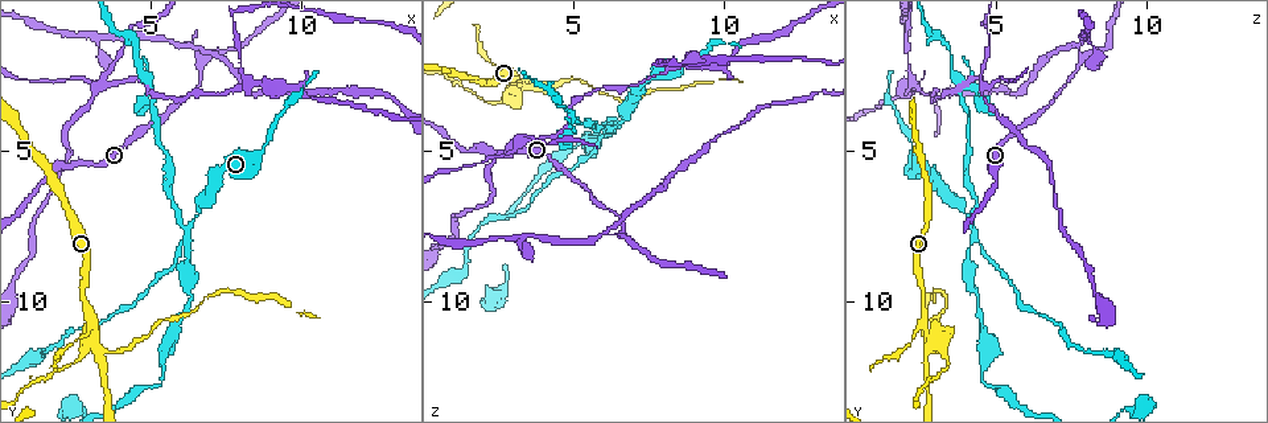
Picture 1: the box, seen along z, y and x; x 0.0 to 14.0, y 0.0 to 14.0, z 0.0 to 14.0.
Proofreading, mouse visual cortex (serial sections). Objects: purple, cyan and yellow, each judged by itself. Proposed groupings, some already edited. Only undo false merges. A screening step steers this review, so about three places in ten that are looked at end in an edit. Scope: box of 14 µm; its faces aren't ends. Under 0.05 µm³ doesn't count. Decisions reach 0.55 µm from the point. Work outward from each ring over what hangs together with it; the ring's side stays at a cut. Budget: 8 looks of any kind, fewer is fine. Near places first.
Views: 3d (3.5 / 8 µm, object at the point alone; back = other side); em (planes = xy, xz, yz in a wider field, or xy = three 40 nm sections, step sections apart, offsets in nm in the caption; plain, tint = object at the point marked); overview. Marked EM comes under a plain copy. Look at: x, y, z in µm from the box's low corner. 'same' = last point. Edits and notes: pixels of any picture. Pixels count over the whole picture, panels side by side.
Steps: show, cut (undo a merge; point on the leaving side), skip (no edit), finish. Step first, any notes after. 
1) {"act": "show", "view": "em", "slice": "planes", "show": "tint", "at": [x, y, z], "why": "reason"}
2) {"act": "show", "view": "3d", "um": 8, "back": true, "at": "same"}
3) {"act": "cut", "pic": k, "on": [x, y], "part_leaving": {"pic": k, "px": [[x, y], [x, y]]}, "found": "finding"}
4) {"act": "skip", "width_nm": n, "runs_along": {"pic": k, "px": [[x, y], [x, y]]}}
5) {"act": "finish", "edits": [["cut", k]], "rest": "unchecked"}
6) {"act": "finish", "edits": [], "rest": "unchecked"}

{"act": "show", "view": "3d", "um": 3.5, "back": true, "at": [8.8, 4.8, 2.1], "why": "a narrow waist"}

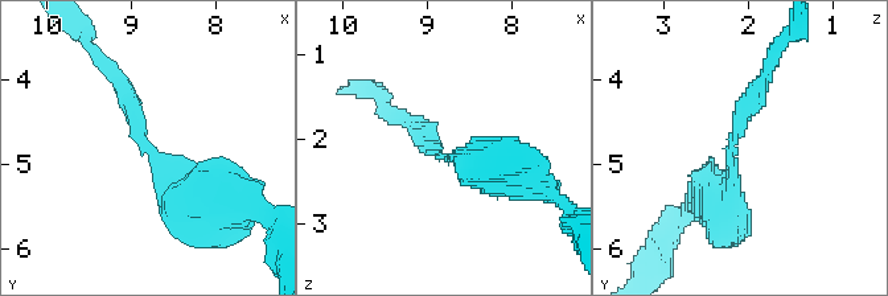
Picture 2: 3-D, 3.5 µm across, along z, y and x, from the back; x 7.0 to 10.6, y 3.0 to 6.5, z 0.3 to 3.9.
{"act": "show", "view": "em", "slice": "xy", "step": 5, "show": "tint", "at": [8.80, 4.85, 2.25]}

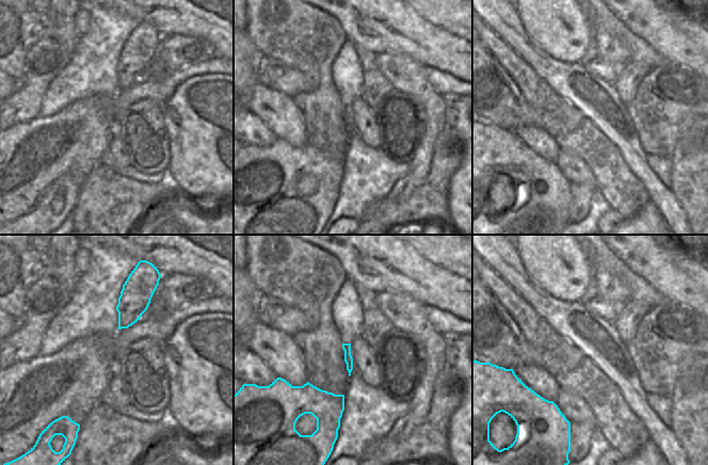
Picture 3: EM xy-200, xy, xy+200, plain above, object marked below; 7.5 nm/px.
{"act": "skip", "width_nm": 60, "runs_along": {"pic": 2, "px": [[233, 202], [143, 149], [118, 81]]}, "found": "continuous, no second cell"}

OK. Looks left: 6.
{"act": "show", "view": "3d", "um": 3.5, "at": [6.2, 7.6, 4.2], "why": "looks like a crossing"}

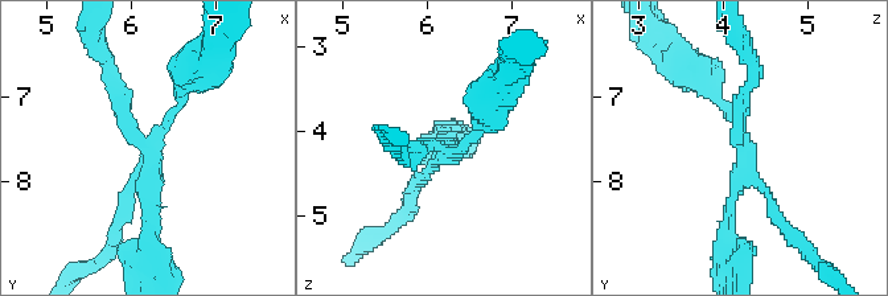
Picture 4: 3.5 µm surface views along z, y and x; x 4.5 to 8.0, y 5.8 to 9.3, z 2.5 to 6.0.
{"act": "show", "view": "em", "slice": "xy", "step": 2, "show": "tint", "at": [6.25, 7.60, 4.30], "arms": 4, "arm_widths_nm": [150, 150, 150, 200]}

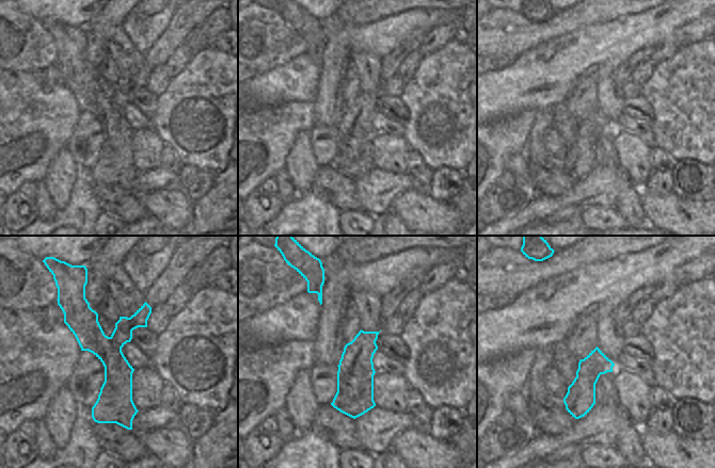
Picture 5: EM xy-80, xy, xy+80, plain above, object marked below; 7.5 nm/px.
{"act": "cut", "pic": 4, "on": [147, 221], "part_leaving": {"pic": 4, "px": [[149, 148], [157, 270]]}, "found": "two cells meet here"}

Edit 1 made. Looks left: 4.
{"act": "show", "view": "overview", "why": "see it whole again"}

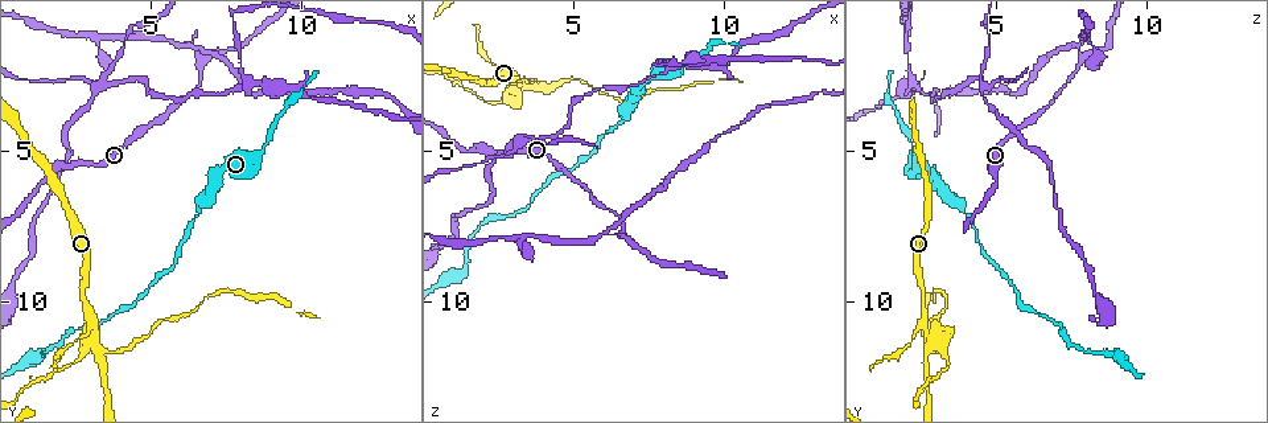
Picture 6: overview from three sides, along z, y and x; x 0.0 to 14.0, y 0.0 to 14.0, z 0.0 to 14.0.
{"act": "show", "view": "3d", "um": 8, "at": [3.1, 11.0, 2.8], "why": "small branch off a trunk"}

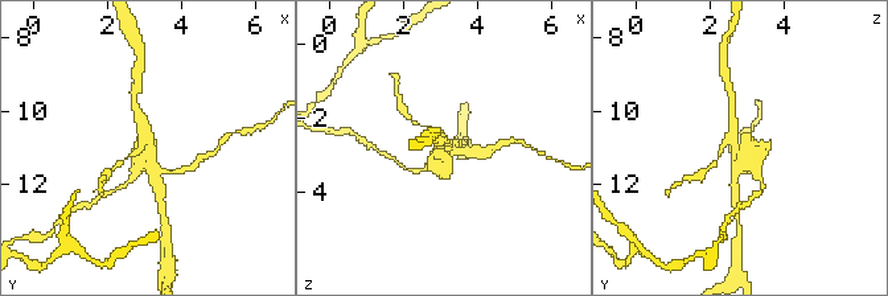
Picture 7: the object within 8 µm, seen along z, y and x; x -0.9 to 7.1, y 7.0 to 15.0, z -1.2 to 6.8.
{"act": "show", "view": "3d", "um": 3.5, "at": [3.2, 11.2, 2.7]}

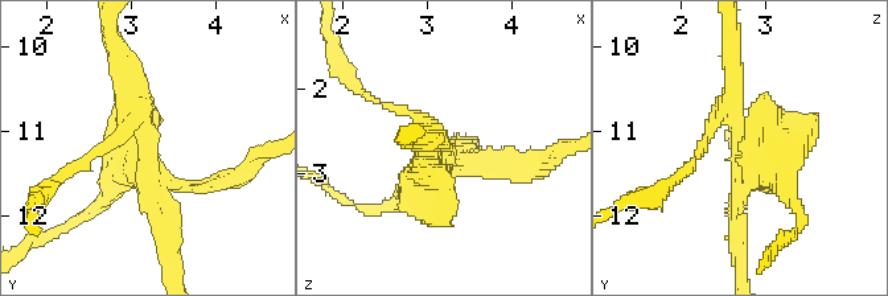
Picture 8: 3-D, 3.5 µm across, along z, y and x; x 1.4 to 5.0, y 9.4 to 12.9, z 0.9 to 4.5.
{"act": "show", "view": "em", "slice": "xy", "step": 2, "show": "tint", "at": [3.15, 11.10, 2.70]}

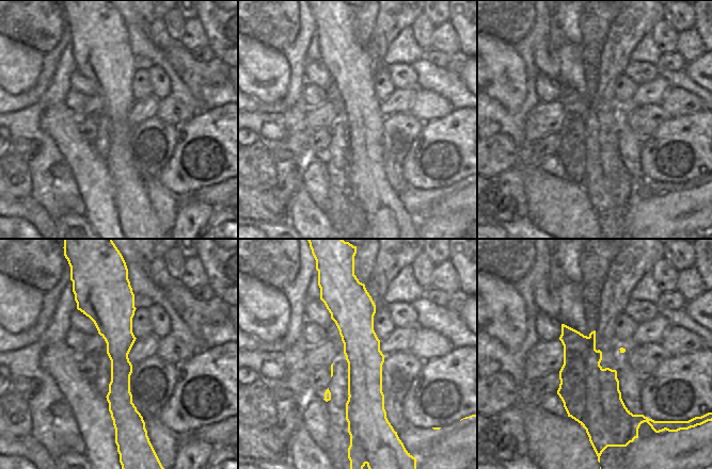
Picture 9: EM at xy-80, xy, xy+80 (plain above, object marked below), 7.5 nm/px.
{"act": "cut", "pic": 8, "on": [773, 151], "part_leaving": {"pic": 8, "px": [[740, 144], [749, 181], [763, 177]]}, "found": "two cells meet here"}

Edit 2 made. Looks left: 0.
{"act": "finish", "edits": [["cut", 4], ["cut", 8]], "rest": "unchecked"}

